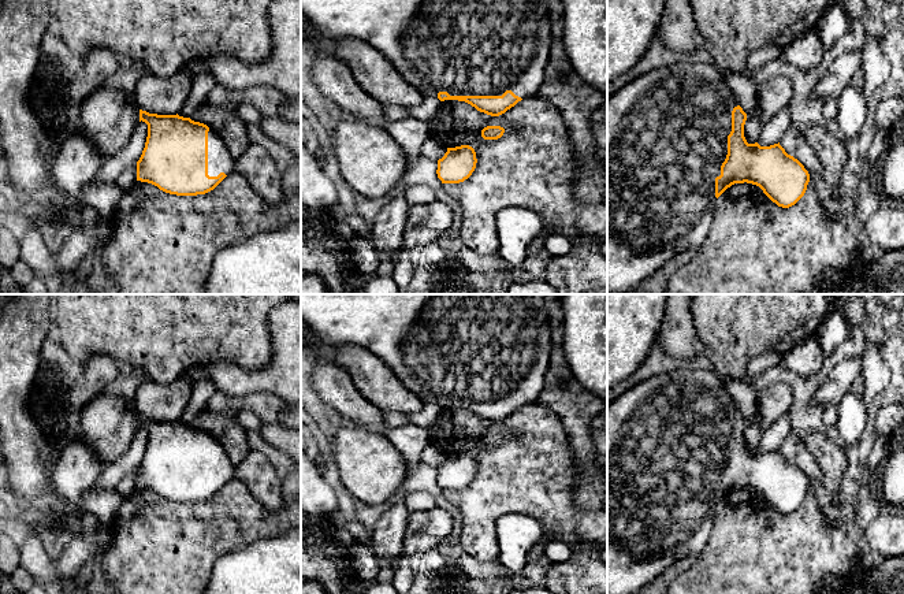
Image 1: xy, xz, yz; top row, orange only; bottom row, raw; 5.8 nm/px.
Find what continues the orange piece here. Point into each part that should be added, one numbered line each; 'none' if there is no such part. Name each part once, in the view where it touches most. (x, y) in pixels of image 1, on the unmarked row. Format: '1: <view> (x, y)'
1: yz (668, 435)

